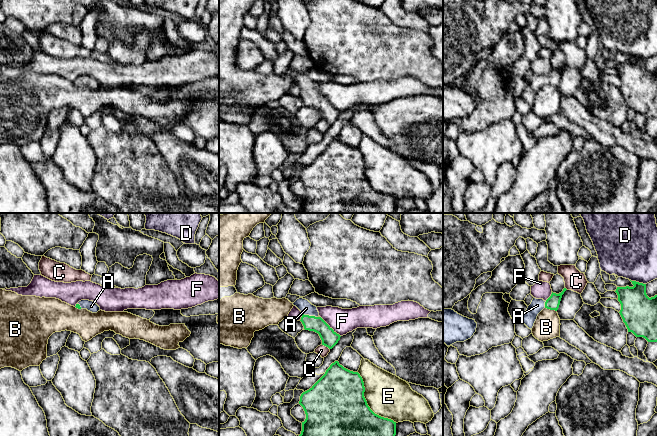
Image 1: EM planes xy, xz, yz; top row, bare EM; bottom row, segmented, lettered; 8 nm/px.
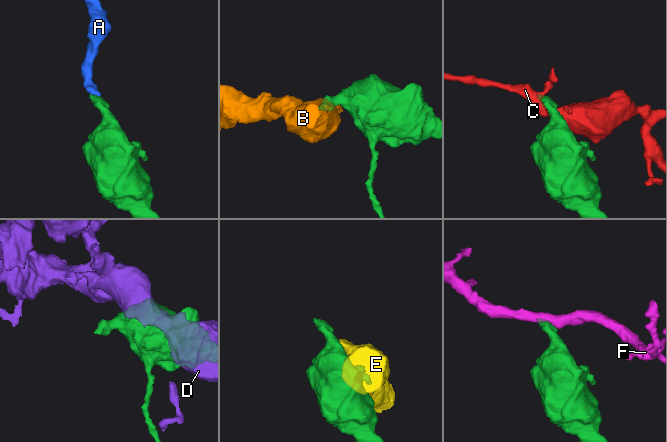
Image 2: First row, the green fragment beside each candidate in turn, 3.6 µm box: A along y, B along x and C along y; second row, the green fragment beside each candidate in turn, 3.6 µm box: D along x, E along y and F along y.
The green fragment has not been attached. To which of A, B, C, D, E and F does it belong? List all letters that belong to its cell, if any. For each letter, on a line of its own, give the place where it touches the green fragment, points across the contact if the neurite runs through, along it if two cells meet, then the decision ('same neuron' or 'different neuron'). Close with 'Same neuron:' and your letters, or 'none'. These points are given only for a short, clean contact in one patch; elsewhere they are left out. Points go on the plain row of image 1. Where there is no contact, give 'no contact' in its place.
A: contact xz (311, 92); way xz (329, 114), (311, 92), (306, 84); same neuron
B: contact yz (551, 85); border yz (545, 83), (556, 87); different neuron
C: contact xz (326, 122); border xz (322, 120), (329, 125); different neuron
D: contact yz (638, 58); different neuron
E: contact xz (366, 179); different neuron
F: contact xz (329, 102); border xz (320, 92), (340, 112); different neuron
Same neuron: A

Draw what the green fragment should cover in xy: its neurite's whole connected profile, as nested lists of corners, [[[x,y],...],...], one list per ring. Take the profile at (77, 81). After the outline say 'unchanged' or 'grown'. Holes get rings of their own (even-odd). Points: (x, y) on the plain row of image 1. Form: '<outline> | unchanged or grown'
[[[81,76],[76,80],[75,83],[78,85],[87,85],[92,89],[97,89],[100,87],[100,83],[95,78],[89,76]]] | grown

